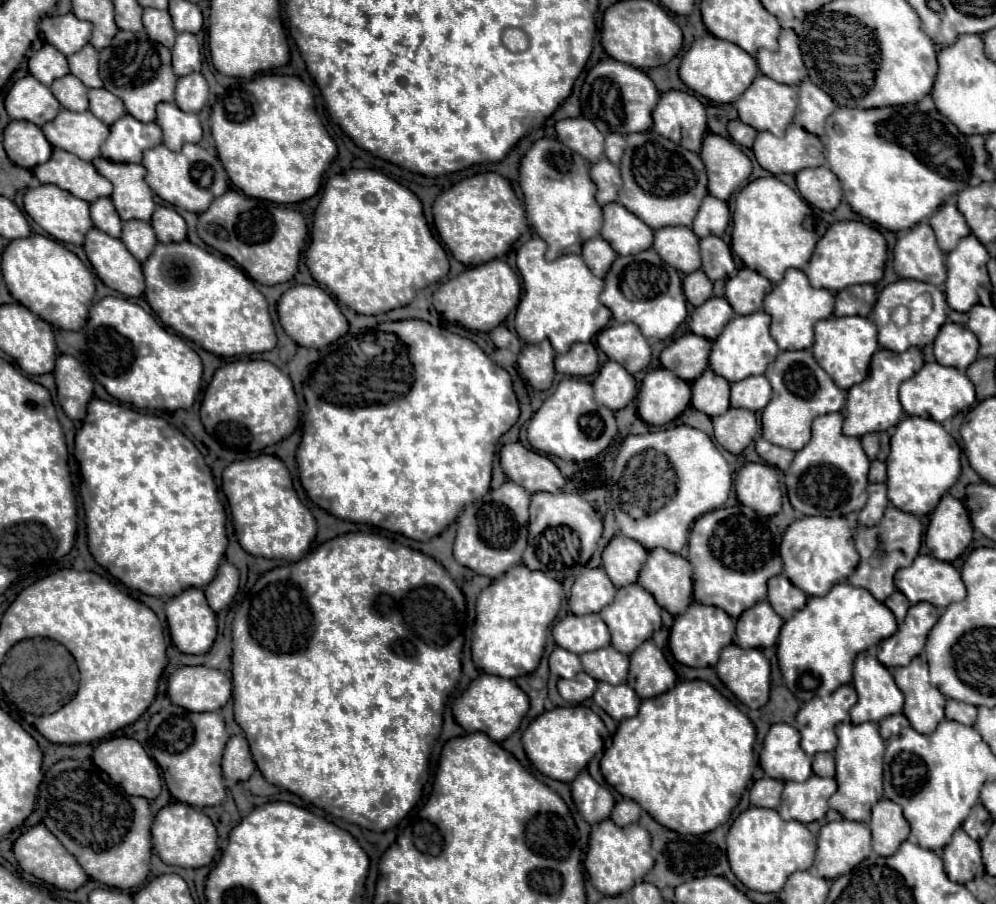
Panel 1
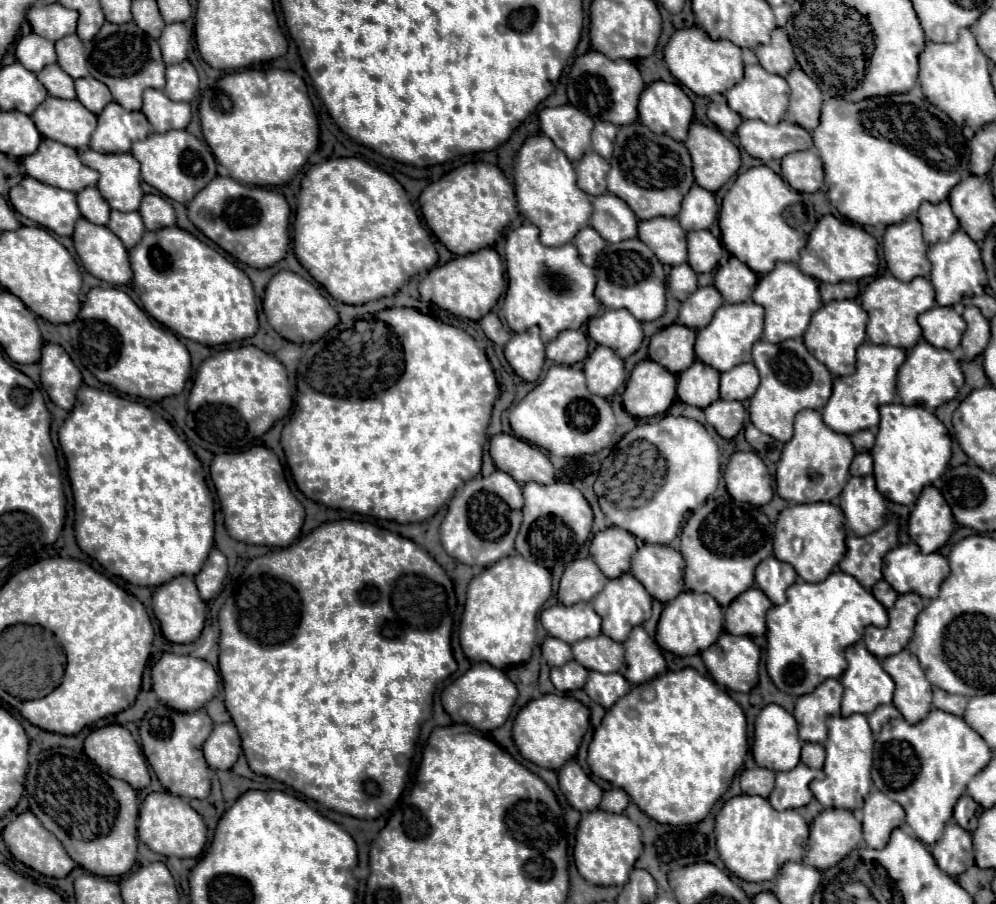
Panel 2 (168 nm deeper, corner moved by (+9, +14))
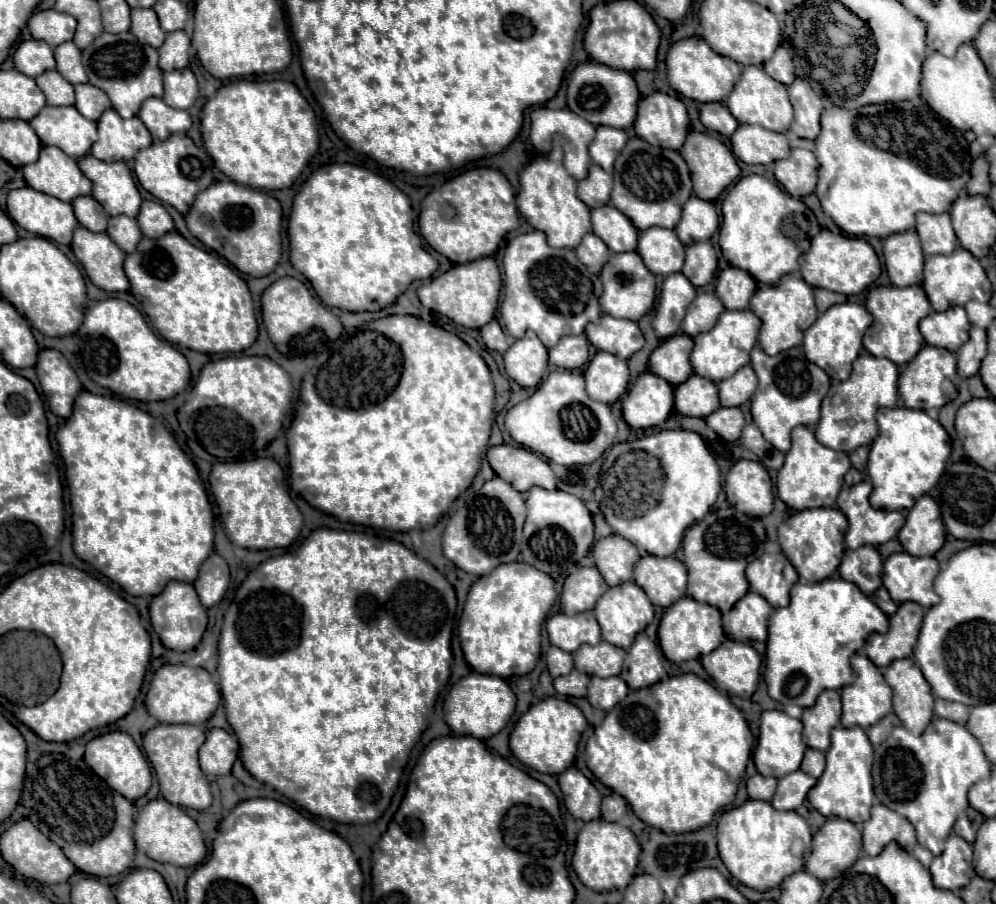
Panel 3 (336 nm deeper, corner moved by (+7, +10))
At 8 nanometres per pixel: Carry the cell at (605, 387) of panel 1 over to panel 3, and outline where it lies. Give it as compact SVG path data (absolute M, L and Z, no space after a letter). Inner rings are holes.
M596 352L584 372L584 378L586 392L592 400L612 404L626 392L630 372L626 360L620 360L610 352Z

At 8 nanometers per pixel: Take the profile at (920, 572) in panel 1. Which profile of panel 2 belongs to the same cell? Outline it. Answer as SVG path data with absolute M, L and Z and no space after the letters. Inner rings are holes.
M910 542L910 544L900 544L896 548L892 548L886 556L884 556L884 580L898 592L898 594L906 594L906 592L918 592L920 596L926 598L936 598L940 584L944 582L944 576L948 576L948 560L940 554L940 552L932 552L932 554L922 554L920 548Z

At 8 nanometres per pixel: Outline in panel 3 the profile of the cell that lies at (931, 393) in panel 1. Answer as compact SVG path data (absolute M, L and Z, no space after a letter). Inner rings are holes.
M926 344L918 352L918 356L902 368L900 378L898 378L898 392L900 392L900 398L904 400L906 408L918 408L918 410L942 408L944 404L948 404L956 398L956 394L958 394L956 382L958 382L958 374L956 374L954 354L948 352L946 348L936 348L936 346Z

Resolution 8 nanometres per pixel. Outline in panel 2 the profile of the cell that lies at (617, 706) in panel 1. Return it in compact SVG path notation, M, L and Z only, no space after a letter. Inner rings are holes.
M590 672L584 690L594 702L598 702L604 708L610 708L618 698L630 692L630 684L624 680L622 674L616 674L616 672L614 674Z

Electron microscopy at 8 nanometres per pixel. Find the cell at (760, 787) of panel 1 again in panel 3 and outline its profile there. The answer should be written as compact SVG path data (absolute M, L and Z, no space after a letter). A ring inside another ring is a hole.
M754 774L752 778L746 780L746 790L750 800L772 800L774 792L776 792L776 778L766 778L762 774Z

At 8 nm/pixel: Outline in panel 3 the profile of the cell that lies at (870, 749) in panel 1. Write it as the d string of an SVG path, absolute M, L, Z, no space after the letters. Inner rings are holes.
M838 726L832 730L832 746L826 752L826 770L818 778L818 784L810 788L808 802L826 818L844 818L862 826L870 818L874 800L872 790L872 744L862 728Z

